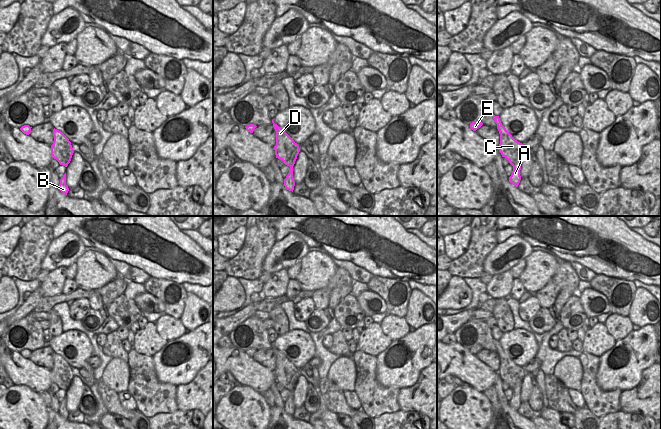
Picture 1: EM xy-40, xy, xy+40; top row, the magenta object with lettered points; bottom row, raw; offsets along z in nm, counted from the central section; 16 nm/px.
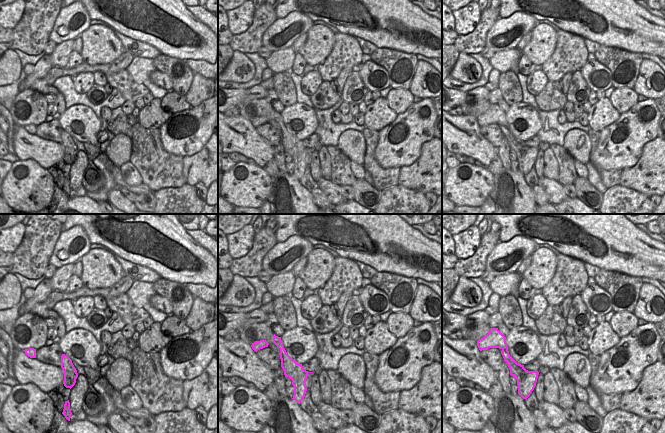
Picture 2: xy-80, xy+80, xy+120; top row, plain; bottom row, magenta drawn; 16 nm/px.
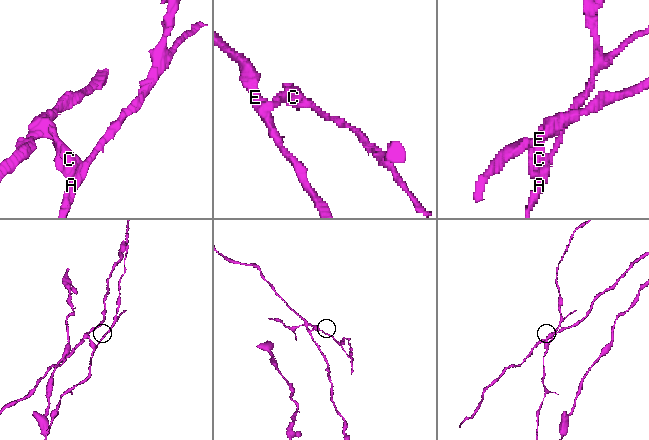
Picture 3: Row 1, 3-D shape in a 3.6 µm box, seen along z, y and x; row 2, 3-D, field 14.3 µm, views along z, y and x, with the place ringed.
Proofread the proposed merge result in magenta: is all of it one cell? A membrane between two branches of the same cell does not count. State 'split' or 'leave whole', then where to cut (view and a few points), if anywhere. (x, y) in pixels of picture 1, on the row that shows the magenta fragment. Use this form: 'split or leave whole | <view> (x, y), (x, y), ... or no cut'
split | xy+40 (522, 154), (512, 165)

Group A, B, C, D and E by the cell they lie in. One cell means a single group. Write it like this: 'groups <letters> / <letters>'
groups A B / C D E

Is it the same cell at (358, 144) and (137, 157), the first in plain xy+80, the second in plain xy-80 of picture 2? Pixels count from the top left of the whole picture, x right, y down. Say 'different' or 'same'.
different

